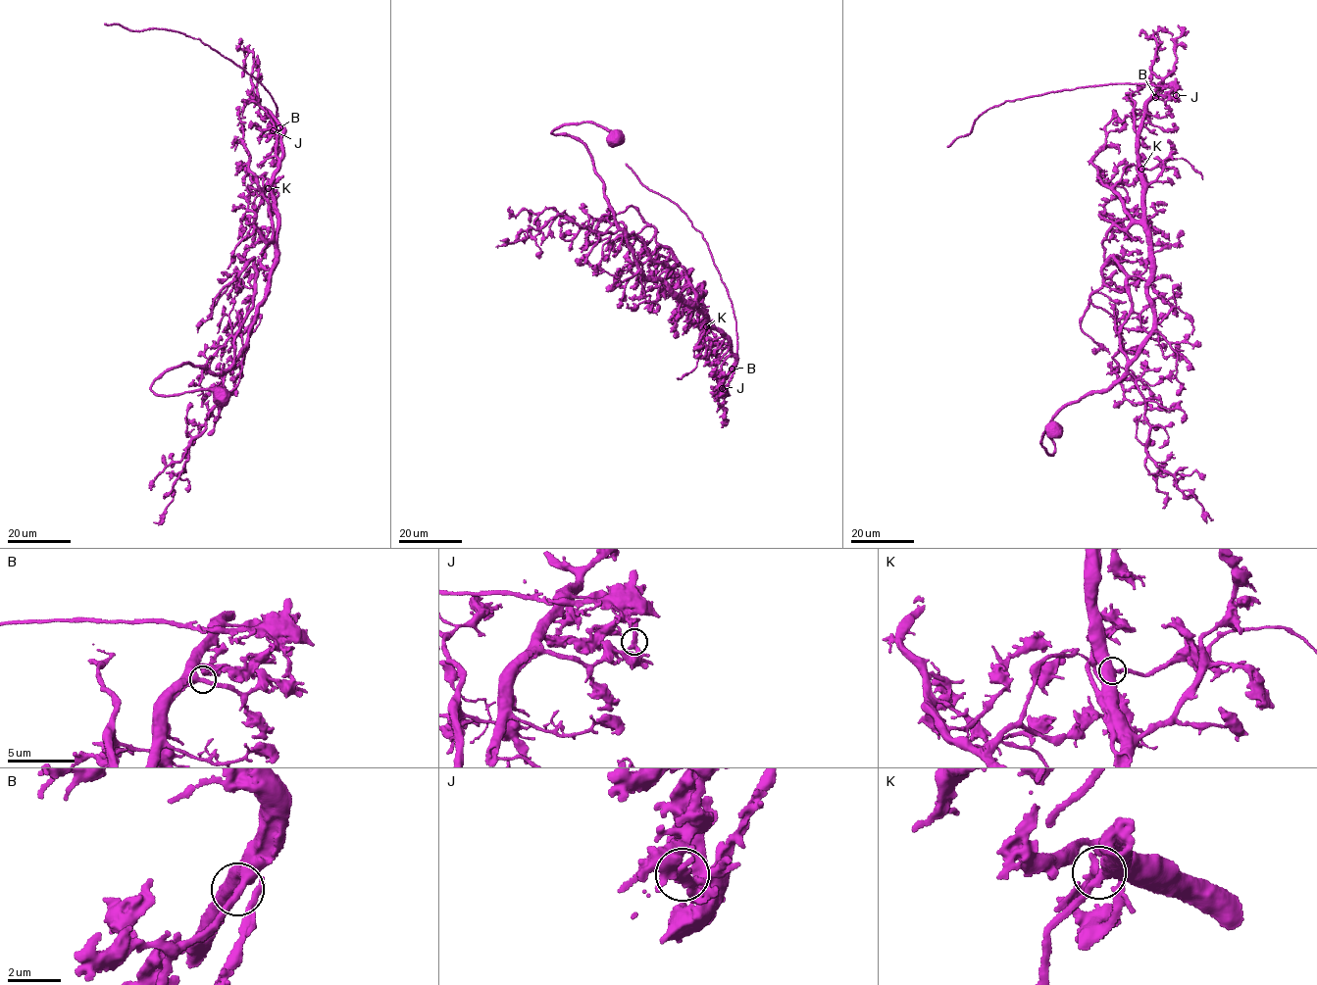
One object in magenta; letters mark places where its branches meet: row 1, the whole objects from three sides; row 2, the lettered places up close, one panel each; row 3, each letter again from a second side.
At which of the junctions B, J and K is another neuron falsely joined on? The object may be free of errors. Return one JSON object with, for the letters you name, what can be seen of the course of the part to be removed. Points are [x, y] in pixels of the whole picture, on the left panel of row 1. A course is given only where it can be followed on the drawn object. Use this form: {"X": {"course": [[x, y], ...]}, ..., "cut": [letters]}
{"J": {"course": [[272, 130], [277, 108], [272, 97], [252, 75], [209, 45], [177, 31], [134, 31], [118, 24], [104, 24]]}, "cut": ["J"]}

